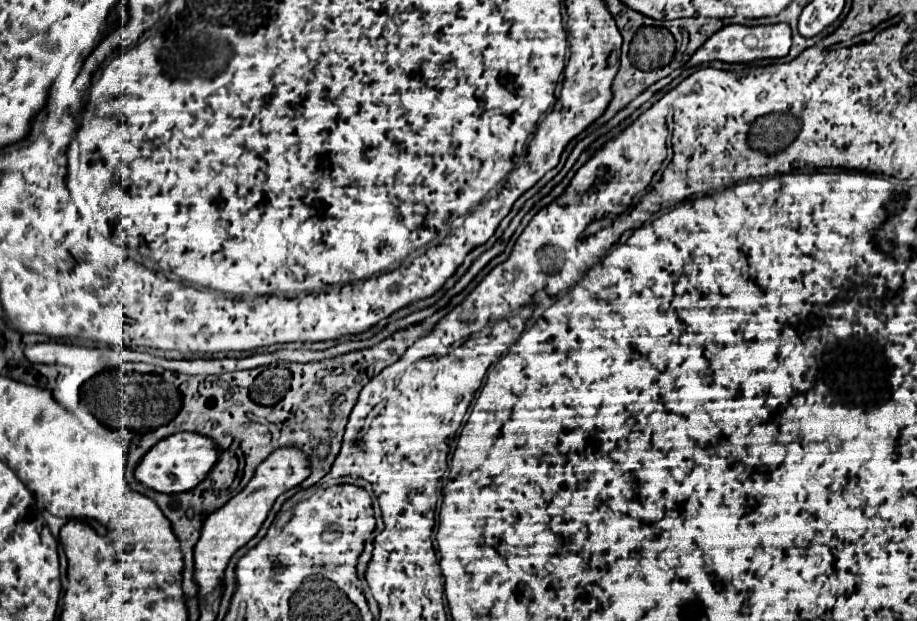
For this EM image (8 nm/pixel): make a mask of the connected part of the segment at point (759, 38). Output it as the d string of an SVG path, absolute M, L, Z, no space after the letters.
M730 24L716 32L710 40L706 40L692 56L688 66L696 66L700 62L722 60L722 62L752 62L760 58L782 58L790 52L792 46L792 30L788 24L774 24L774 26L740 26Z

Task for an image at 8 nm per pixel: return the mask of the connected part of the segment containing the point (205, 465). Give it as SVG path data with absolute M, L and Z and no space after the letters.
M178 432L160 440L156 446L150 448L150 452L142 458L142 462L136 468L136 478L156 492L180 494L198 486L208 476L208 472L214 468L216 462L218 462L218 446L212 438L196 432Z

